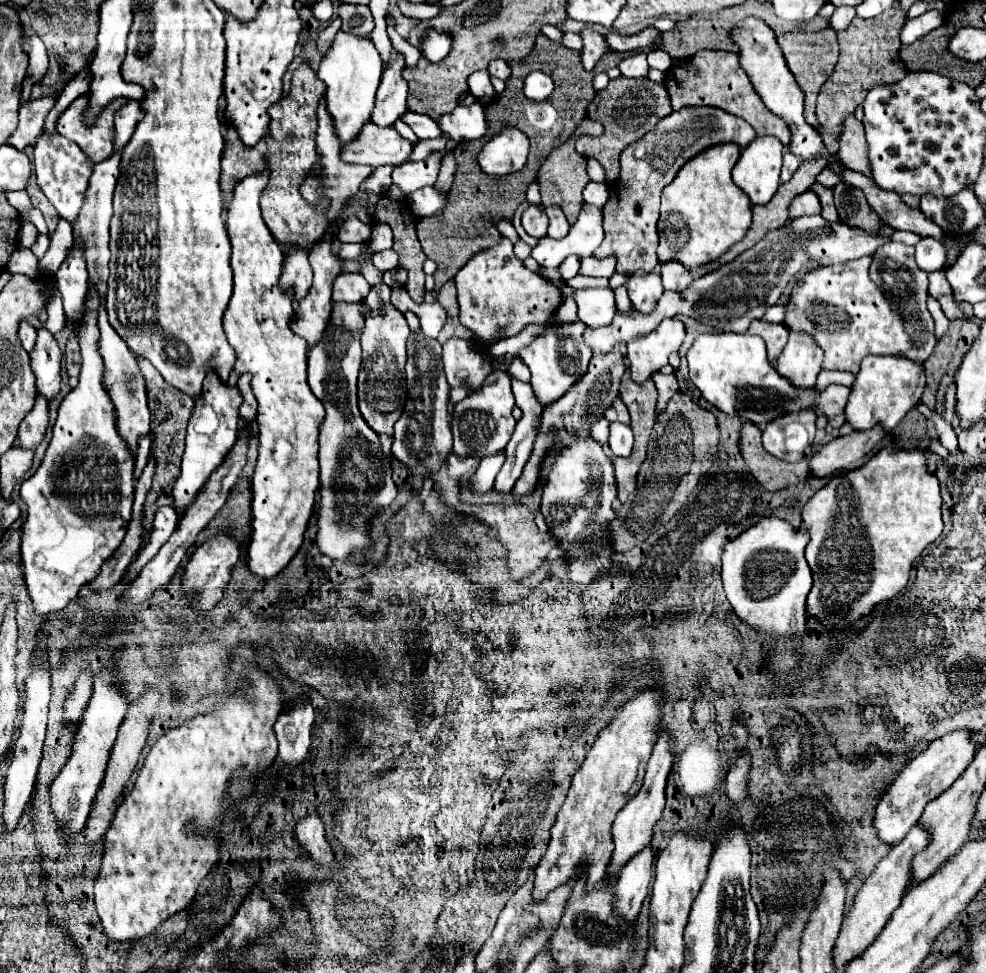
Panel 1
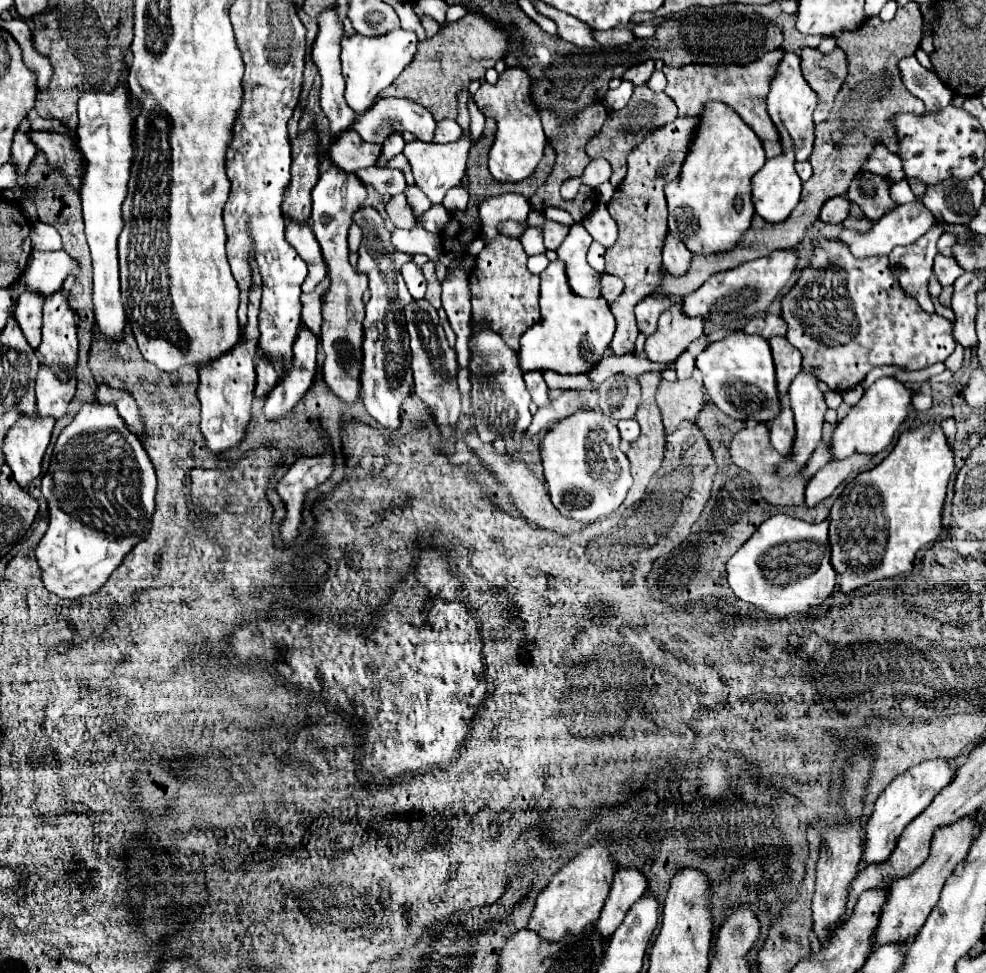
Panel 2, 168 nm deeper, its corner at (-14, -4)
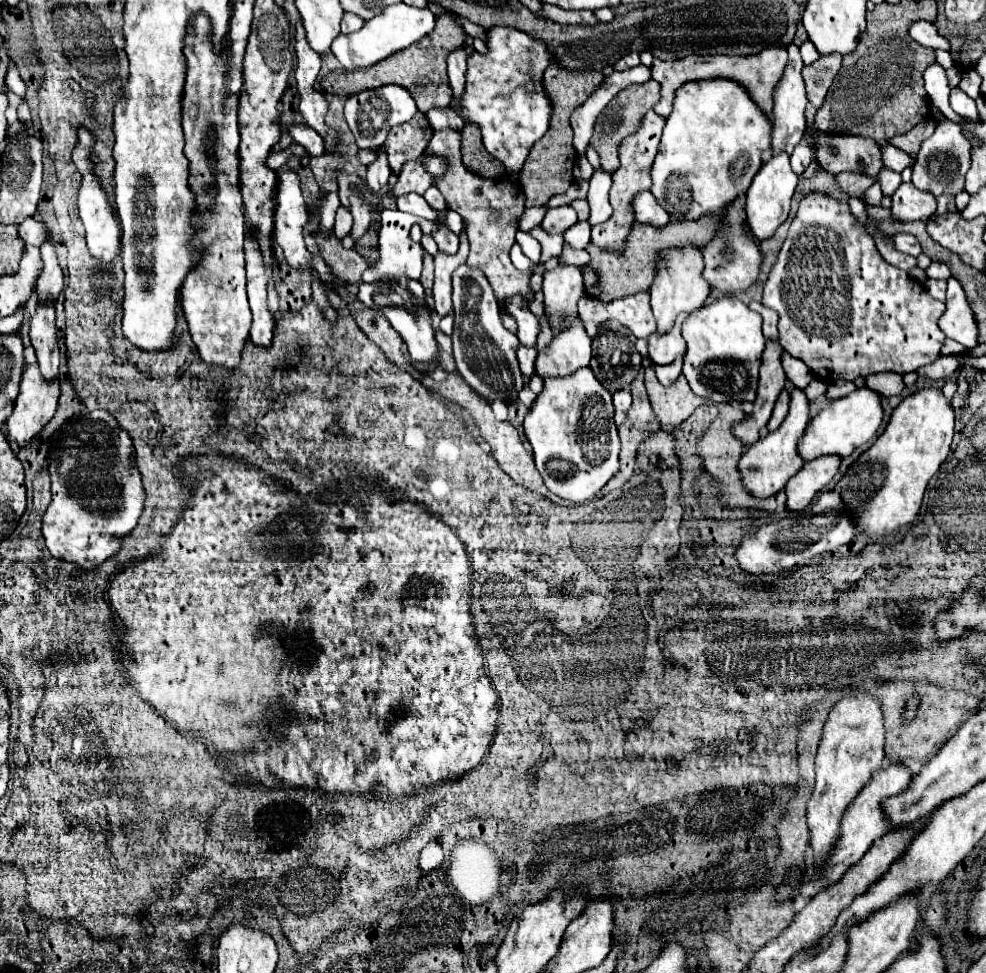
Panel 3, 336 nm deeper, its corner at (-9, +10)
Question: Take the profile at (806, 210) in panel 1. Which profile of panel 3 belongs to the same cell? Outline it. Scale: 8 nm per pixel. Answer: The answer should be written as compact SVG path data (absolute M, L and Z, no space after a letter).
M842 172L836 176L836 180L838 180L840 188L844 192L848 192L848 196L858 196L858 198L876 182L874 178L870 178L866 174L856 174L856 172Z

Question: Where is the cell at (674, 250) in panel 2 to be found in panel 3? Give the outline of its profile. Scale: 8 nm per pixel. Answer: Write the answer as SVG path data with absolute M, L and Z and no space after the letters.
M648 190L634 196L632 208L634 208L636 222L644 222L644 224L652 224L652 226L664 226L670 220L668 212L656 202L656 198Z

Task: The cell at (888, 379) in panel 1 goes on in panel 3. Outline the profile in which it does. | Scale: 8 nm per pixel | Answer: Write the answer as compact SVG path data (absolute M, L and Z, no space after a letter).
M858 388L852 394L832 400L826 408L822 408L806 426L806 432L798 440L798 456L804 462L810 462L820 456L840 456L846 458L850 456L858 446L866 444L880 428L882 424L882 406L880 406L880 396L874 390L868 388Z

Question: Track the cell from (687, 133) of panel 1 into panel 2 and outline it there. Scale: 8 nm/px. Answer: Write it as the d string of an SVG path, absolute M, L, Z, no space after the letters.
M699 116L677 118L675 122L651 132L627 158L629 170L623 184L615 190L615 196L607 204L613 220L619 226L619 238L613 248L605 252L605 272L619 276L625 282L623 294L609 304L617 318L617 330L611 342L613 356L635 354L635 338L639 334L633 308L643 296L657 290L663 280L663 244L669 234L667 228L667 202L665 186L679 176L679 170L691 150L695 130L699 126Z

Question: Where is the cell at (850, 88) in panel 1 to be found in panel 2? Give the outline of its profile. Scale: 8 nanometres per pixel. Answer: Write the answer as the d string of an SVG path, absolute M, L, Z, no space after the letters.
M909 2L901 6L891 22L883 22L879 16L867 18L857 30L853 32L839 32L837 46L845 50L849 58L849 76L845 78L839 94L835 96L835 106L831 110L829 120L815 126L815 150L809 158L813 166L813 176L803 182L803 194L791 216L779 224L771 224L761 216L755 216L751 230L739 242L735 252L725 252L723 256L693 256L691 272L683 280L675 280L665 274L663 282L655 290L657 294L665 296L685 296L695 292L707 278L717 272L731 270L739 264L757 260L767 256L777 248L795 248L801 238L813 228L819 208L823 200L831 196L843 196L849 188L849 182L859 172L861 164L871 154L871 148L877 140L881 140L891 152L897 152L895 132L891 128L891 118L899 112L915 112L923 114L925 106L919 98L915 98L901 82L897 62L905 56L911 56L921 42L921 12L917 2Z

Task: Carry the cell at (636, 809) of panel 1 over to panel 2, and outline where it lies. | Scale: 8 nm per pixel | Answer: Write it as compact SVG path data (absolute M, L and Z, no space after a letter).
M633 866L617 870L609 898L597 920L597 932L603 938L609 938L611 932L615 932L617 924L621 924L627 908L631 908L631 904L635 904L635 900L639 900L639 896L645 890L647 890L647 874L643 870L637 870Z

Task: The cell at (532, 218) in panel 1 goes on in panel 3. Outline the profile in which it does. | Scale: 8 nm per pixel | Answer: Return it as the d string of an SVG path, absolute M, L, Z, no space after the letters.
M558 206L546 214L542 228L548 234L564 234L576 222L578 222L578 216L576 216L576 210L572 206Z

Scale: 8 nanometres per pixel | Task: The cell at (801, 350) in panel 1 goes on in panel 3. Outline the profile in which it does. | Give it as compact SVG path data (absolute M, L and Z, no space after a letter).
M792 390L792 400L790 400L790 412L786 416L786 420L782 422L782 426L774 432L770 432L766 438L760 438L754 446L748 446L738 462L738 472L740 472L740 480L746 488L748 494L756 496L756 498L768 498L778 494L786 482L804 466L802 458L798 458L796 452L796 442L798 438L804 434L806 426L810 422L810 414L808 414L808 400L804 396L802 390Z

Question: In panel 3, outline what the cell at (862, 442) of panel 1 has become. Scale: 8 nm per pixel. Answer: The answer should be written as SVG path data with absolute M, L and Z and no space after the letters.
M818 458L814 462L806 462L802 470L792 476L784 488L786 492L786 508L792 512L802 512L808 508L812 498L834 478L838 472L840 458Z

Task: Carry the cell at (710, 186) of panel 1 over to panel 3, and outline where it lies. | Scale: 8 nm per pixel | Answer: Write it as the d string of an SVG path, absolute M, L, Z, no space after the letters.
M732 78L692 80L676 90L672 112L666 118L660 150L652 164L652 194L670 218L700 218L716 214L726 204L746 194L752 178L762 166L762 152L770 148L770 116L758 108L744 86Z

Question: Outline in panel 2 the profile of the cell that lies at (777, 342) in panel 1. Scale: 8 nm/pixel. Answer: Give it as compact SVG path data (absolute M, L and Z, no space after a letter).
M773 336L769 340L771 350L773 350L773 362L777 370L777 384L779 384L779 394L785 394L791 380L797 376L797 372L803 368L801 366L801 356L795 346L787 342L783 336Z

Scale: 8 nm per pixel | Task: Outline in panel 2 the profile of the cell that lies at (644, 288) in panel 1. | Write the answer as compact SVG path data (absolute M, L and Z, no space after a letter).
M649 294L645 296L637 306L635 306L635 316L637 316L637 326L639 330L649 336L657 328L659 316L671 308L671 298L669 296L659 296L659 294Z

